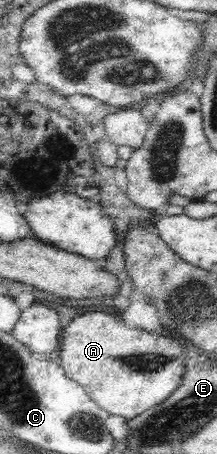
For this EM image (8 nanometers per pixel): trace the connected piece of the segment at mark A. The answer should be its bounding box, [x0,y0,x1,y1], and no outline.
[58,312,186,419]

